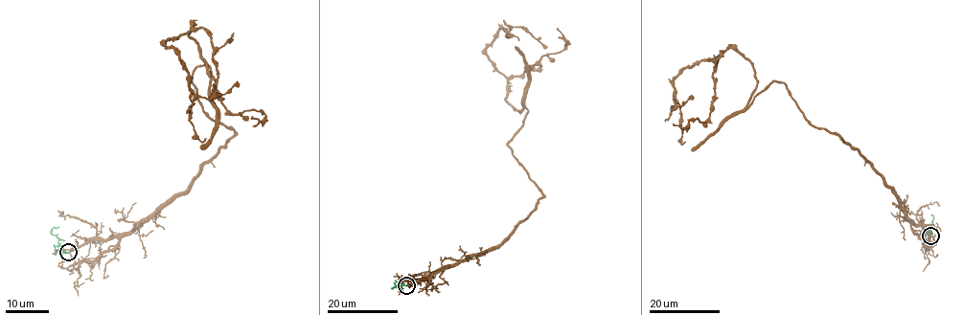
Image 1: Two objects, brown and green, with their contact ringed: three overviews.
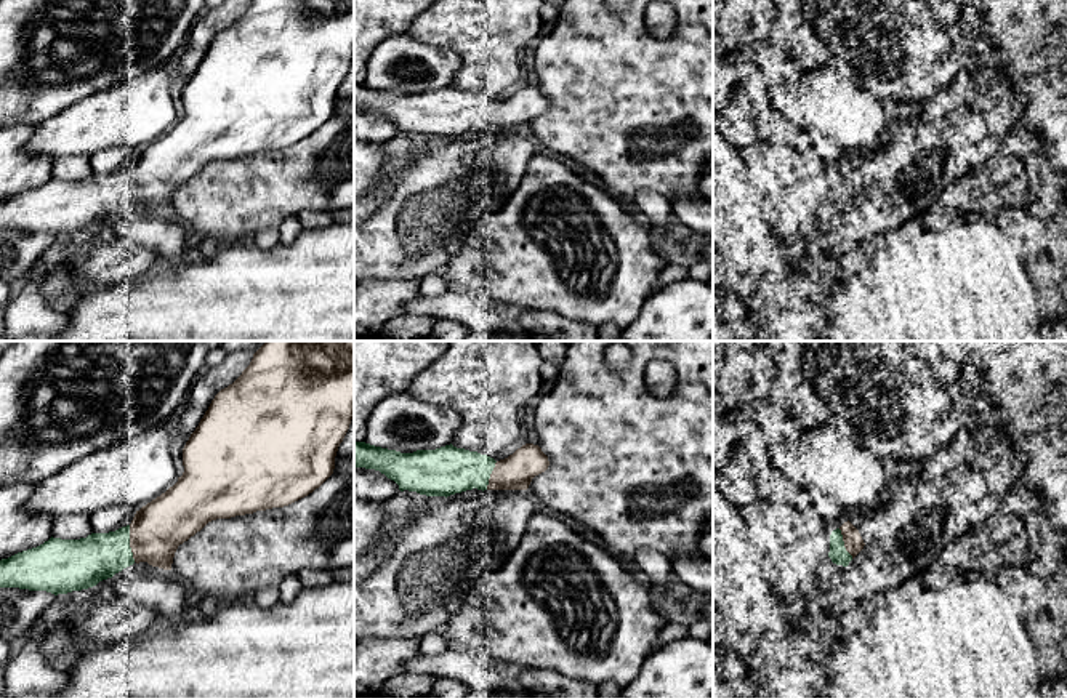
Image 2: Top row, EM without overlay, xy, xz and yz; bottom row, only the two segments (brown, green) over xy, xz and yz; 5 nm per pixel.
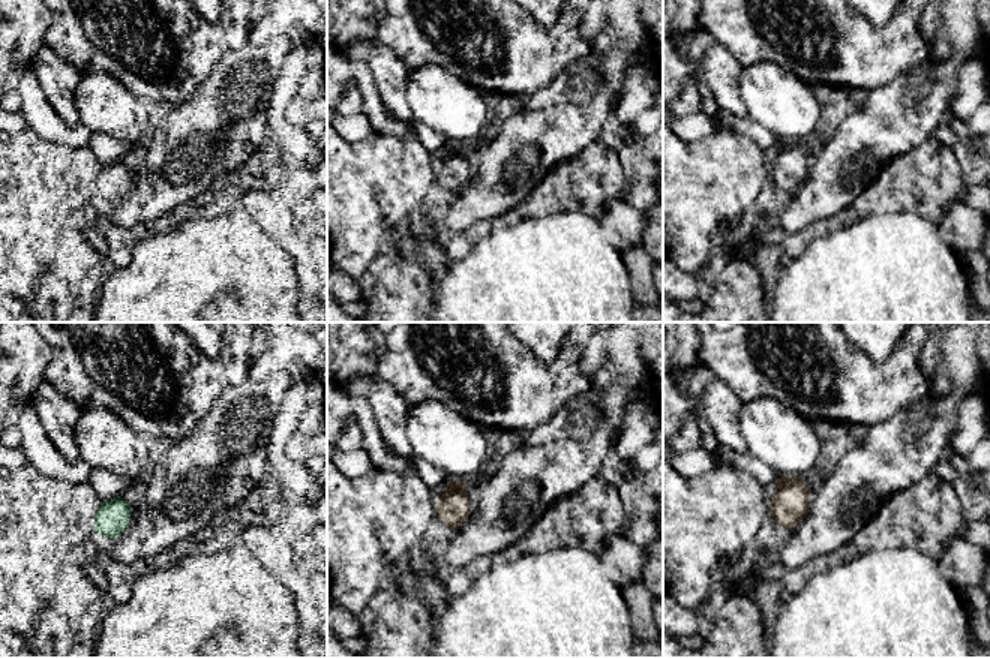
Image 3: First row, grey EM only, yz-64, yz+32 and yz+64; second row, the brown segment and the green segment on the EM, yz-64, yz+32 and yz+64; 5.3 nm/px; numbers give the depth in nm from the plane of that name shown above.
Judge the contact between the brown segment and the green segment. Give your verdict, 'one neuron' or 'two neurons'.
one neuron

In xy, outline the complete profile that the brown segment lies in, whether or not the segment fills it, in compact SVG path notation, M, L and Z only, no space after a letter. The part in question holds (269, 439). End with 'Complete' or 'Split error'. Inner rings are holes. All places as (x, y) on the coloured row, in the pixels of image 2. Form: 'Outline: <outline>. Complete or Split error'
Outline: M264 341L264 344L253 354L250 365L242 375L227 387L221 389L211 400L208 410L200 419L195 431L183 448L184 472L178 482L165 493L136 511L130 525L109 533L91 533L80 540L50 538L43 544L18 552L8 559L0 560L0 588L19 588L29 591L46 591L54 596L82 591L96 586L99 581L112 578L115 573L133 565L135 562L147 562L152 567L171 570L173 557L179 544L187 541L200 532L208 522L216 519L231 519L236 515L253 514L272 507L288 506L319 488L335 469L335 456L340 443L343 442L351 419L354 416L354 341Z. Split error

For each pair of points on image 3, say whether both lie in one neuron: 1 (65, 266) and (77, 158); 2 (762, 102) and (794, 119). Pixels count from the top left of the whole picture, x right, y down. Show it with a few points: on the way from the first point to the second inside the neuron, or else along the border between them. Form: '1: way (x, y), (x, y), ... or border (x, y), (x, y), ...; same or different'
1: border (65, 236), (60, 239); different
2: way (770, 102), (777, 102), (786, 111); same

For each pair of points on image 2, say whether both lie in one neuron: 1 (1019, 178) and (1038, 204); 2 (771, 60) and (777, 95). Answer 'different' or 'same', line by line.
1: different
2: same

